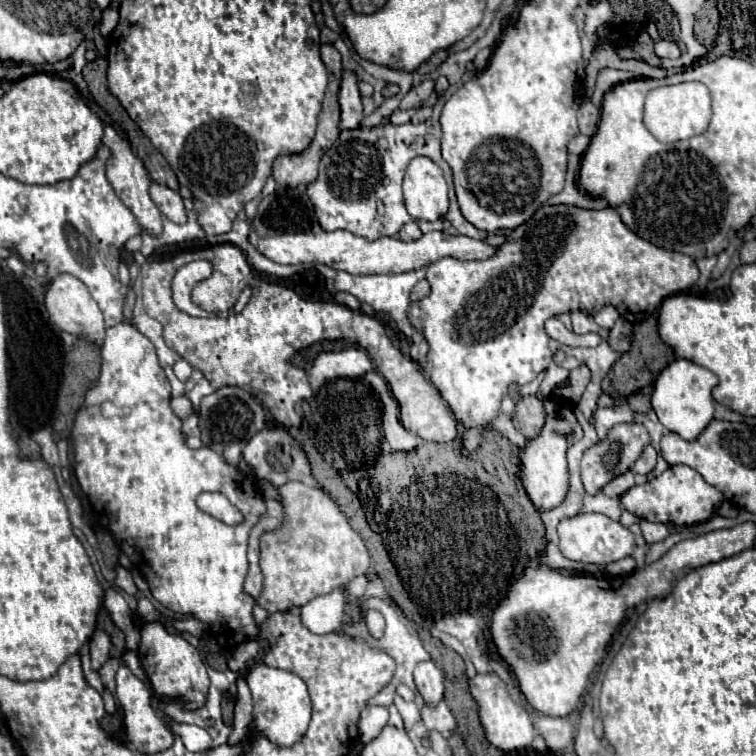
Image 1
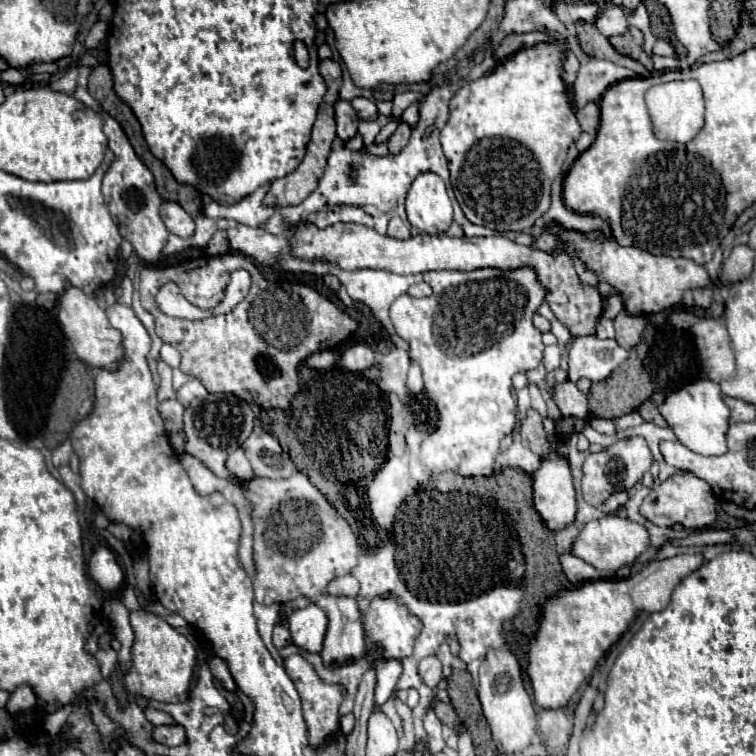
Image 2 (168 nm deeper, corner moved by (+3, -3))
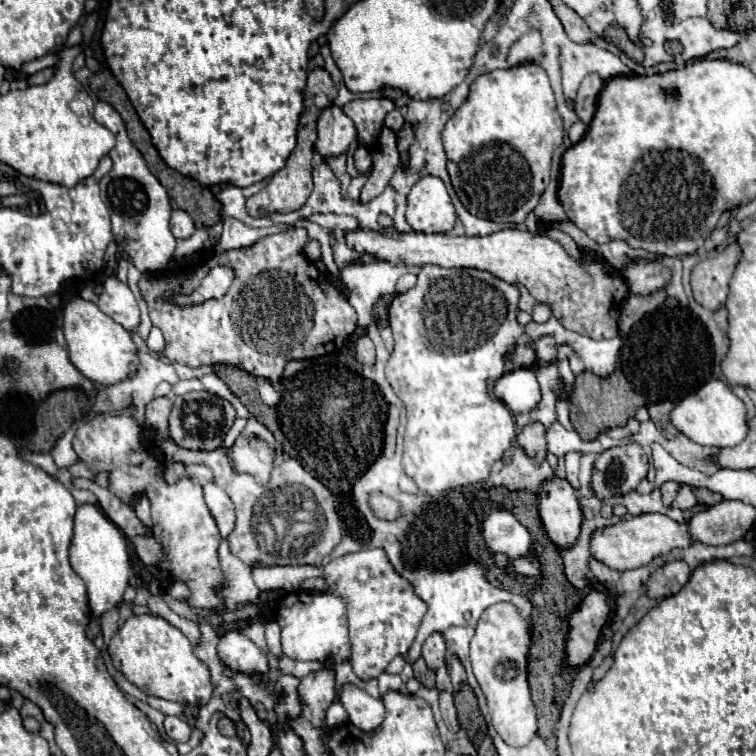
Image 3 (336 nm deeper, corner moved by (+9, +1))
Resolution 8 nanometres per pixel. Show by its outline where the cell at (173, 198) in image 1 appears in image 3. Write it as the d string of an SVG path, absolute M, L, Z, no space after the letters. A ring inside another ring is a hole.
M178 210L172 212L170 224L172 224L172 234L176 238L190 238L194 234L194 230L196 230L192 218L186 212L178 212Z

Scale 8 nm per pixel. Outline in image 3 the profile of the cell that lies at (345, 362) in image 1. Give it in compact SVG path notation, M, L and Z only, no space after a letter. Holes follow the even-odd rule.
M362 336L362 338L358 338L358 342L356 342L356 360L358 362L362 362L362 364L374 364L374 360L376 360L376 352L374 352L374 344L372 344L372 340L368 338L368 336Z

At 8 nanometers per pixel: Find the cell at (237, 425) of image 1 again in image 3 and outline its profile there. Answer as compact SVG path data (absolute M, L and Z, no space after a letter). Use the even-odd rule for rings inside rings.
M202 390L202 392L188 392L184 396L178 396L174 400L168 422L170 422L170 434L188 434L190 450L210 450L222 446L224 436L230 430L234 418L236 412L226 400Z

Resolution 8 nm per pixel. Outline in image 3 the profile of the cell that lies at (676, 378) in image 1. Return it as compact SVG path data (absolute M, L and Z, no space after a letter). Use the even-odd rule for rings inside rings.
M710 380L696 394L690 394L682 402L678 402L672 410L672 424L694 442L718 448L738 446L748 434L746 406L722 380Z

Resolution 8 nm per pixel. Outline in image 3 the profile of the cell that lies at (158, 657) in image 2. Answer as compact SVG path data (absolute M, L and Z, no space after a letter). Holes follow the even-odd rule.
M132 614L112 636L108 652L114 666L126 676L128 682L138 686L146 694L182 702L186 706L184 712L188 718L194 718L198 714L198 708L208 704L214 694L216 686L210 680L208 666L196 658L190 640L164 618L152 614Z

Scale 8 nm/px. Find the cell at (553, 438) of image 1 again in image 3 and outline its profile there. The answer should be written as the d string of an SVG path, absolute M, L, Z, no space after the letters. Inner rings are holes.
M554 478L550 480L550 484L546 484L546 488L542 488L542 496L538 498L540 516L550 540L560 550L574 546L580 536L580 526L584 518L574 488L566 480Z

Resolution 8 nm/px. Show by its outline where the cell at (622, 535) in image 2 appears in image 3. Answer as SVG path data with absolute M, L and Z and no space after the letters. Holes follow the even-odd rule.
M640 514L634 518L624 518L614 526L606 526L594 532L594 558L620 572L642 568L660 554L668 554L674 548L692 546L694 538L690 536L688 528L688 522L676 522L664 514Z

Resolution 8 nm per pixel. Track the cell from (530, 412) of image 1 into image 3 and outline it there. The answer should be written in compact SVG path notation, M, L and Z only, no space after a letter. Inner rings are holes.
M540 422L528 424L520 434L518 434L518 444L520 448L536 462L546 460L546 428Z

